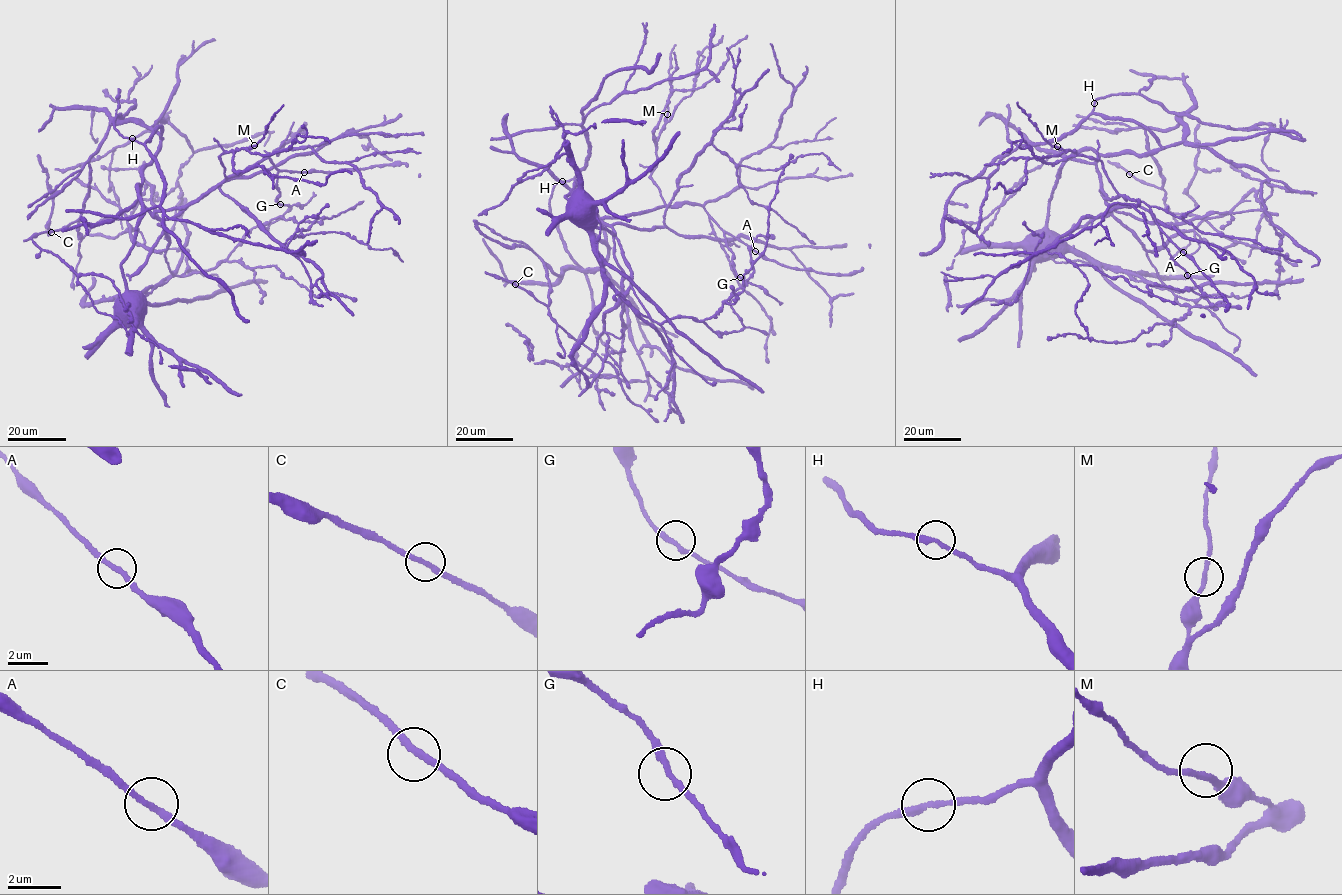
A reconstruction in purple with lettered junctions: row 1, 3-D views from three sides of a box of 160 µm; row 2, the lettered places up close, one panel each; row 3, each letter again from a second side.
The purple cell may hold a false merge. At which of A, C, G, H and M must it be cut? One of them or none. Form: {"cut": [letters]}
{"cut": []}

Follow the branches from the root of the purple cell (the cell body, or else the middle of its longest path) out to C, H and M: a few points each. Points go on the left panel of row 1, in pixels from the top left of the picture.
C: (131, 300), (115, 306), (141, 211), (140, 170), (158, 132), (110, 123), (89, 160), (81, 215), (51, 232)
H: (131, 300), (115, 306), (126, 289), (121, 262), (141, 211), (140, 170), (163, 128), (145, 144), (132, 139)
M: (131, 300), (115, 306), (141, 211), (137, 184), (151, 212), (184, 208), (225, 179), (220, 155), (254, 145)

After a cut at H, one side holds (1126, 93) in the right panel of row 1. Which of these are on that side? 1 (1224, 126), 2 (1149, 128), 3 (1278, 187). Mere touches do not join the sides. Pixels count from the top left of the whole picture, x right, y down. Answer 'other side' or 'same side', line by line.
1: same side
2: other side
3: other side

